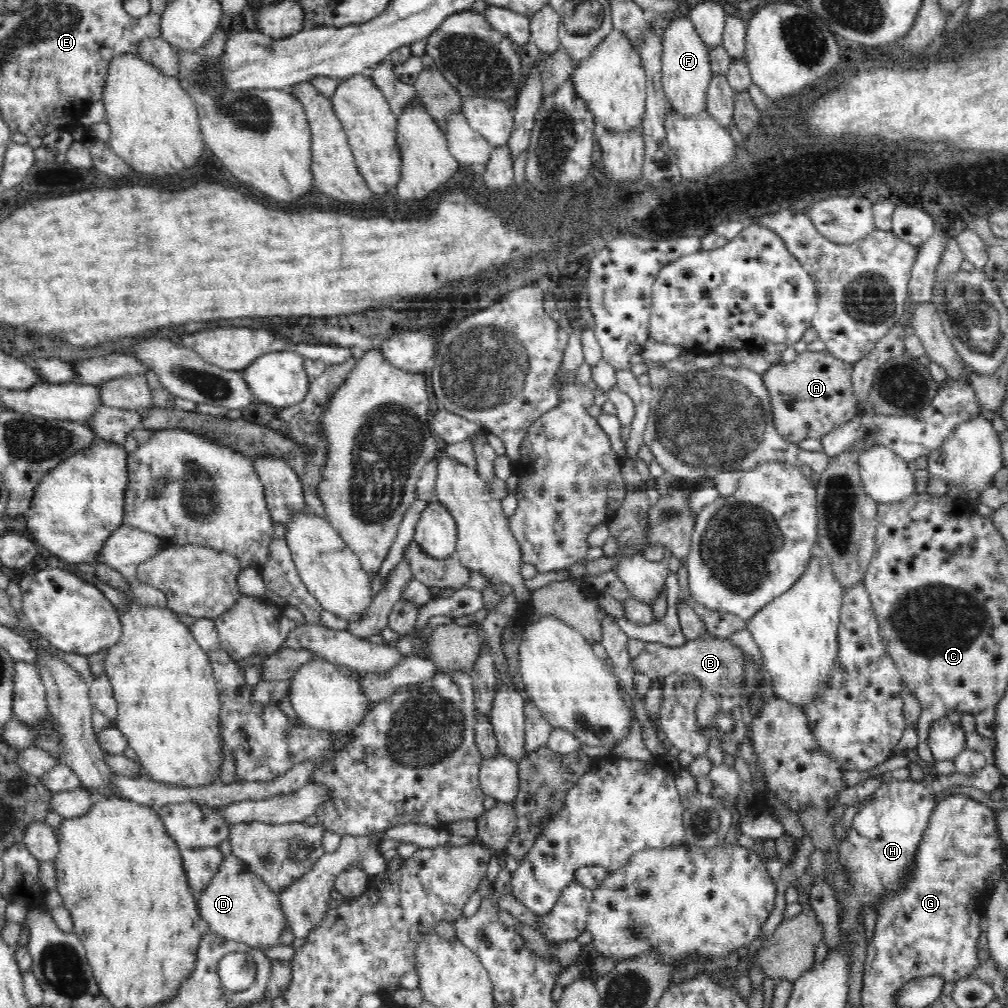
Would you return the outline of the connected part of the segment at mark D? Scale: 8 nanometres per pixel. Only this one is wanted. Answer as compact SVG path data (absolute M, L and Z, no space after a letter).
M236 855L226 856L220 866L208 886L197 894L197 909L210 933L260 950L278 943L286 926L279 896Z

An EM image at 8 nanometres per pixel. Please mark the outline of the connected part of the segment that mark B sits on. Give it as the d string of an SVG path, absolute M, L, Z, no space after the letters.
M711 636L704 643L685 643L680 648L670 648L661 644L645 644L645 649L639 656L630 660L630 669L635 676L648 677L651 682L660 682L664 678L682 674L690 675L698 682L703 690L718 698L722 712L730 713L740 704L746 689L741 686L741 678L744 676L744 663L742 663L742 652L734 648L726 640L716 639Z

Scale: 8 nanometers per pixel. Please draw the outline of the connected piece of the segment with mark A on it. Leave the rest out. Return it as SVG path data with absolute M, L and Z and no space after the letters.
M826 351L797 354L796 360L786 366L774 366L770 372L764 374L764 384L772 396L773 426L784 440L798 444L802 440L820 440L823 436L842 428L855 418L856 396L851 379L853 364L834 358Z

